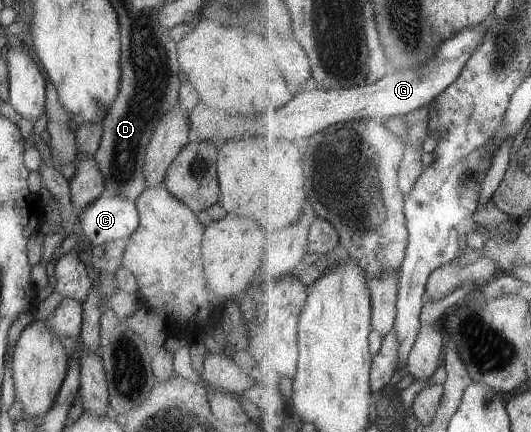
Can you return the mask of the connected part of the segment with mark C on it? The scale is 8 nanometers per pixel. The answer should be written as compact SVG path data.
M106 192L78 212L77 217L82 233L93 247L119 239L127 241L140 220L135 201Z

